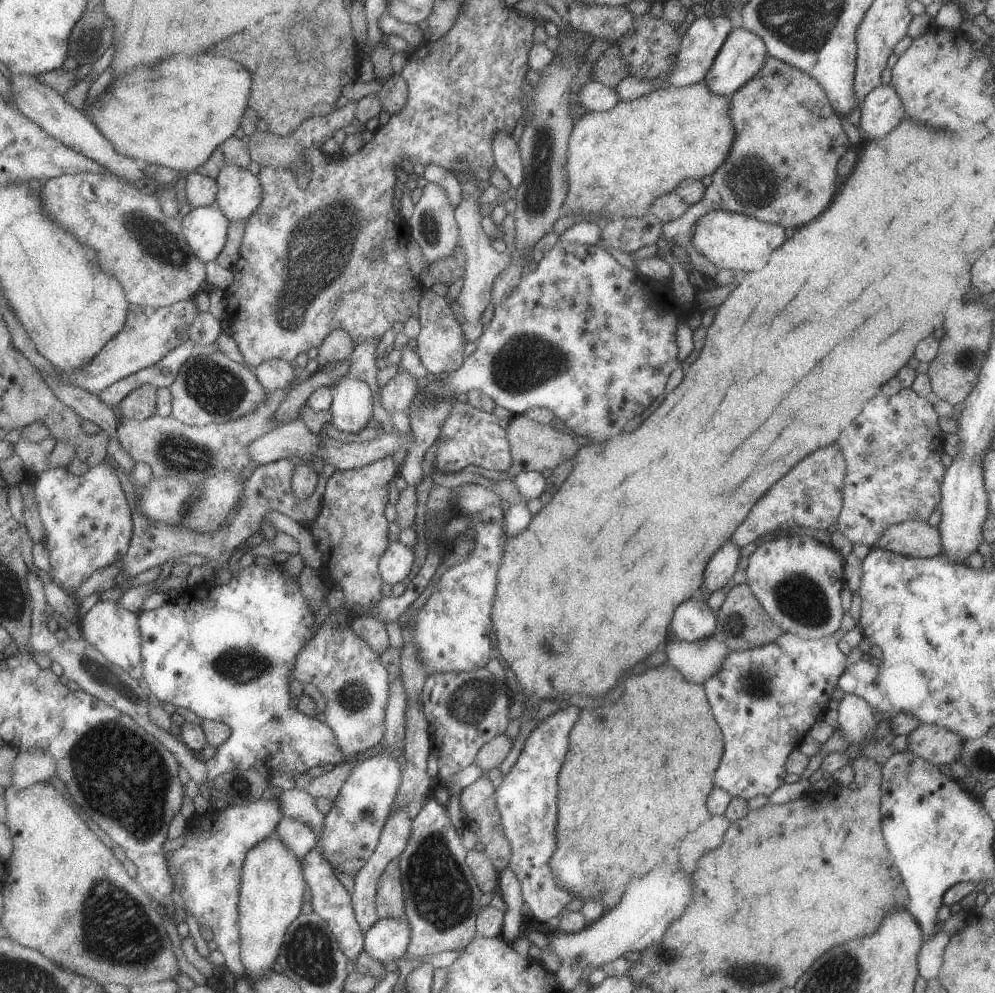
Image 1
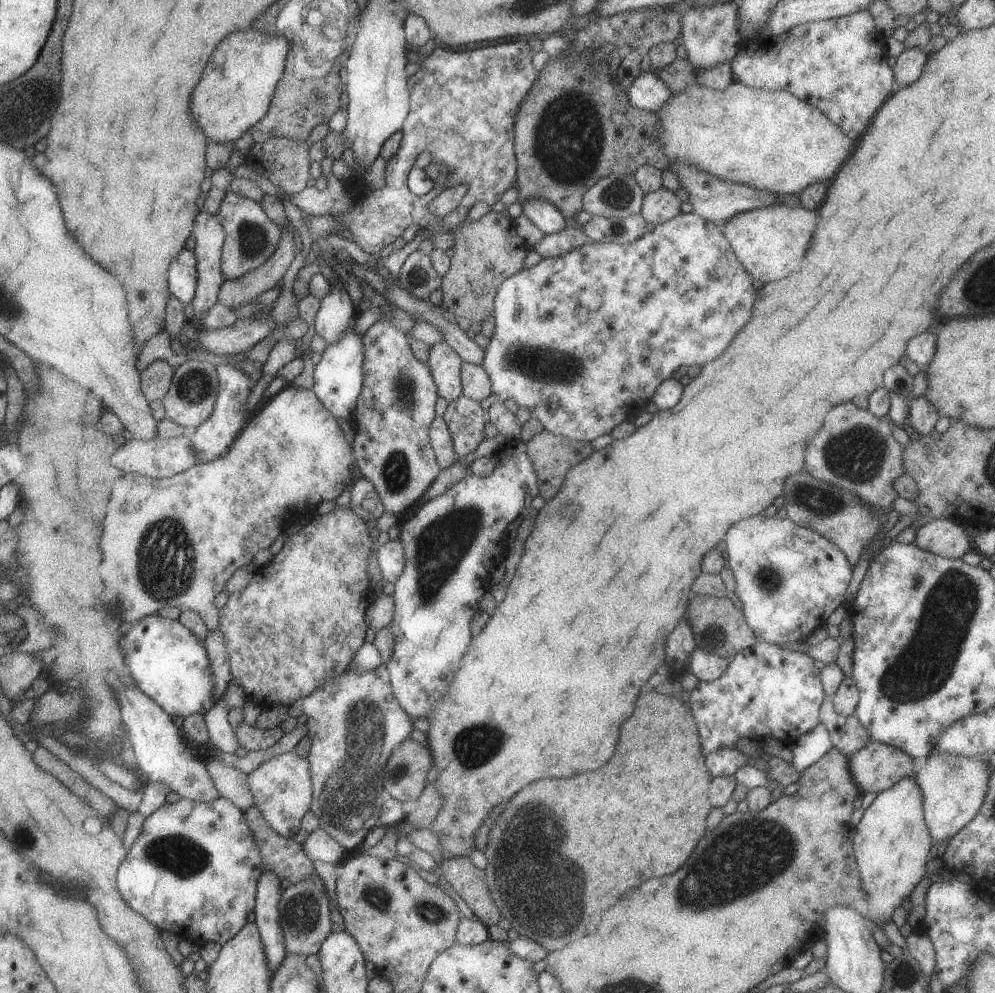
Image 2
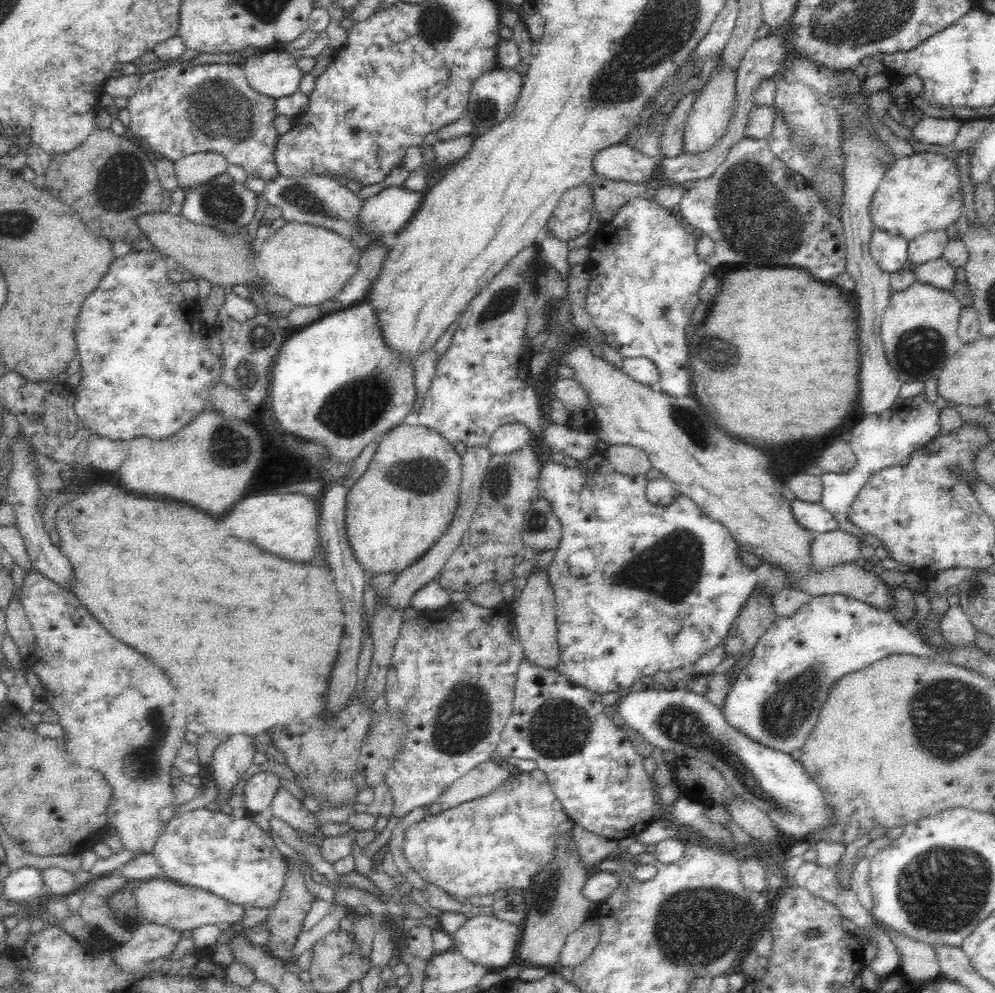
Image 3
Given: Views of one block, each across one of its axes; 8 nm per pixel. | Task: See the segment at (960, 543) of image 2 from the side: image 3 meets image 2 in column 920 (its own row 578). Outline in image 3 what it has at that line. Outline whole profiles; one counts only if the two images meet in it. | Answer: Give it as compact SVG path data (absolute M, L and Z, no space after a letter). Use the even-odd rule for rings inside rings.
M532 565L522 590L513 600L513 615L525 657L542 668L556 668L559 658L557 616L554 589L549 581L548 567Z

